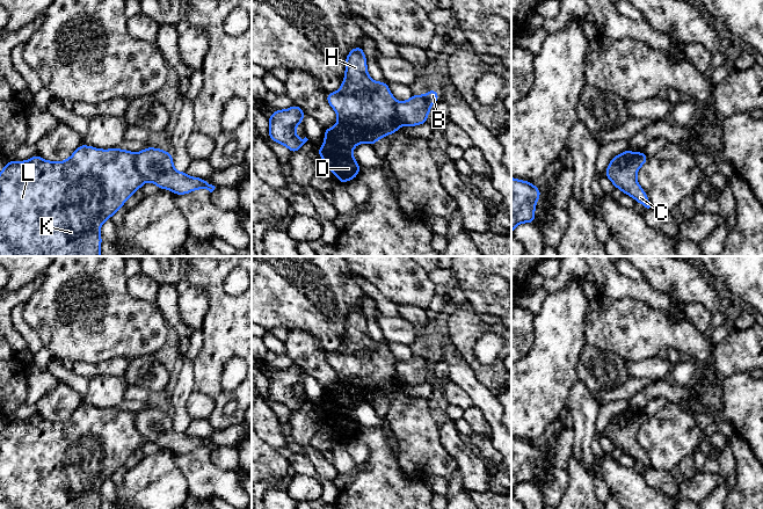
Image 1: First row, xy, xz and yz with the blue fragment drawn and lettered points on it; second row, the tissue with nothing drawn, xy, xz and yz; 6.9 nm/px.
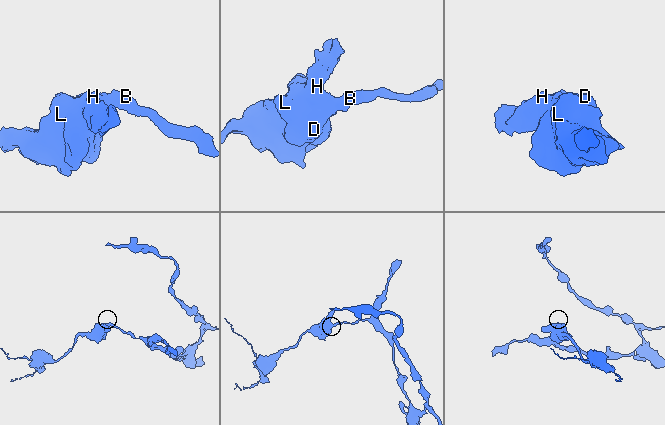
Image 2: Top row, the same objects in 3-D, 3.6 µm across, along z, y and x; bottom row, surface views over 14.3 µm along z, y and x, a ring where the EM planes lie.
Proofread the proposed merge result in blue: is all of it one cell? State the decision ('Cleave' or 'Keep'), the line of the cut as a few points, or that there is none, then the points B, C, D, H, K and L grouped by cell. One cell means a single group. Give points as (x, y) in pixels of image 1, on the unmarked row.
Cleave. Split along yz (632, 413), (626, 416), (626, 422), (623, 426), (618, 424). Groups: B / C D H K L

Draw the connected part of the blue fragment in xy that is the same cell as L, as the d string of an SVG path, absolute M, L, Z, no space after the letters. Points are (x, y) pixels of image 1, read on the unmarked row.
M80 405L66 420L52 422L35 414L28 421L7 421L0 431L0 509L101 509L101 485L146 442L136 427L136 413Z

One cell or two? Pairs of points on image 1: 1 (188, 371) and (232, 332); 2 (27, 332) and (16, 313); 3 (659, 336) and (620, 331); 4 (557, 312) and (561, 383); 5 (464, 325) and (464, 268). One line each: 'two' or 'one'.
1: two
2: one
3: one
4: one
5: two

